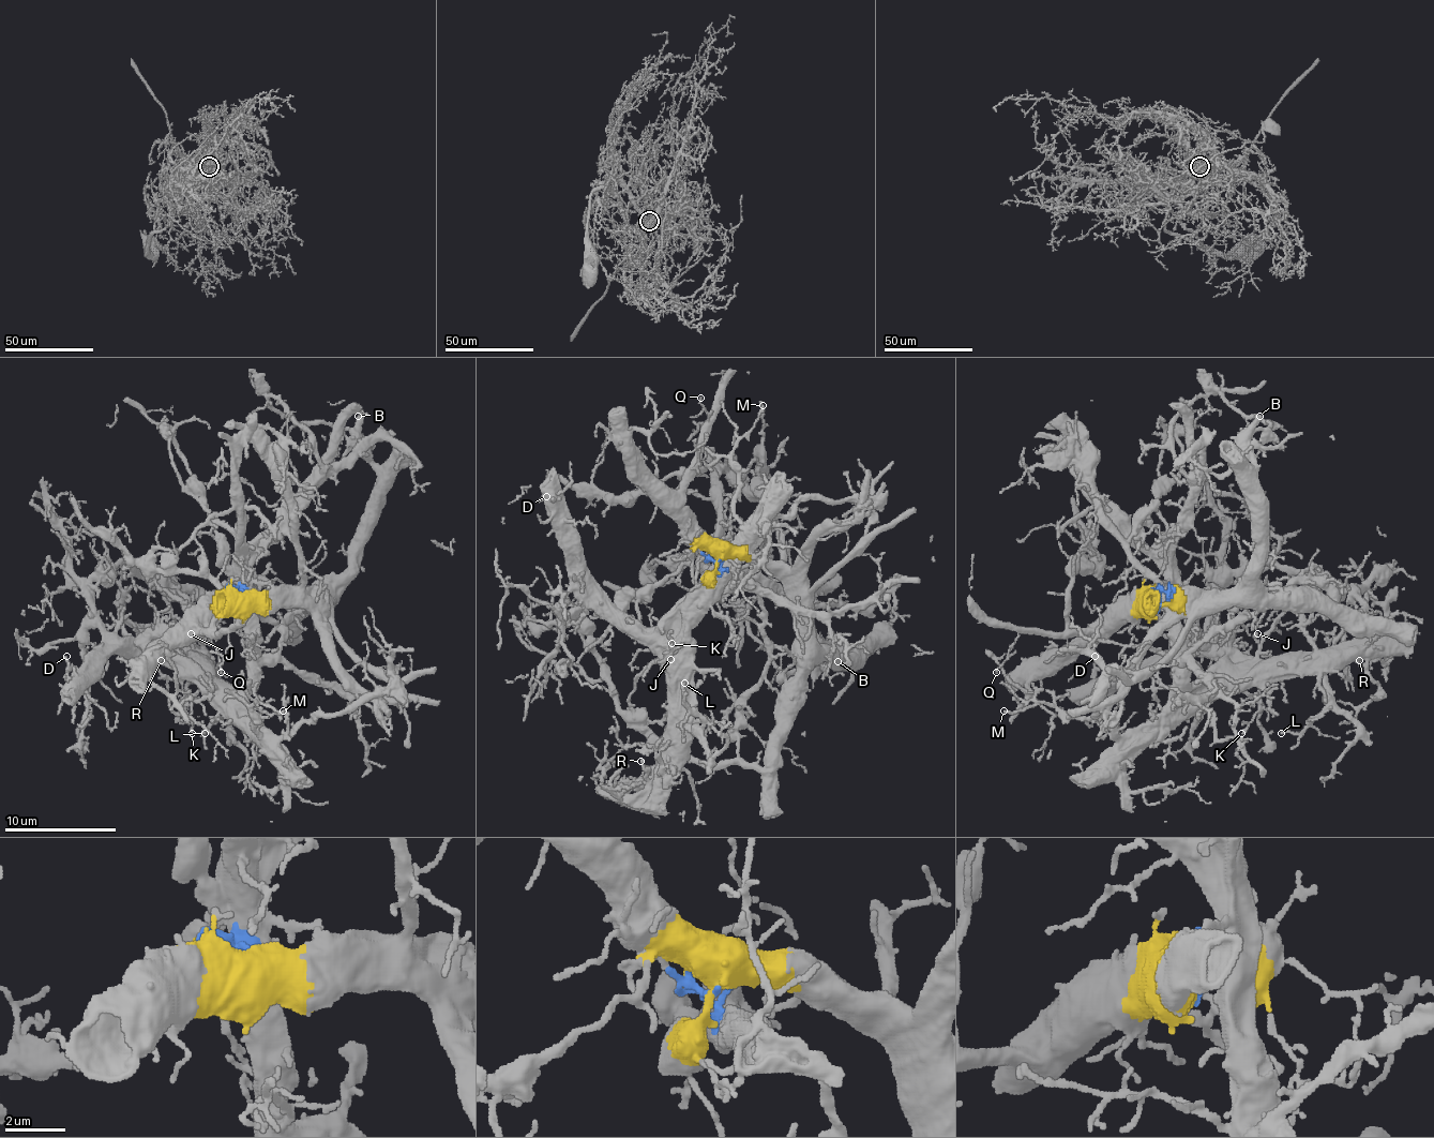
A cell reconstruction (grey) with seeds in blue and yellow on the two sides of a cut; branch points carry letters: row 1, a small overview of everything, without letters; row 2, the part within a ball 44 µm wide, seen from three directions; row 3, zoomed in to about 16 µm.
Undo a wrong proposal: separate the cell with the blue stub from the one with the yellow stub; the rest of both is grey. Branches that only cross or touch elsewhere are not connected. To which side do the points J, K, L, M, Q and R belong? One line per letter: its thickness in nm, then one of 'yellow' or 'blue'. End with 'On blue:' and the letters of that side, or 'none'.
J: calibre 180 nm; blue
K: calibre 120 nm; blue
L: calibre 160 nm; blue
M: calibre 170 nm; blue
Q: calibre 120 nm; yellow
R: calibre 140 nm; blue
On blue: J, K, L, M, R

